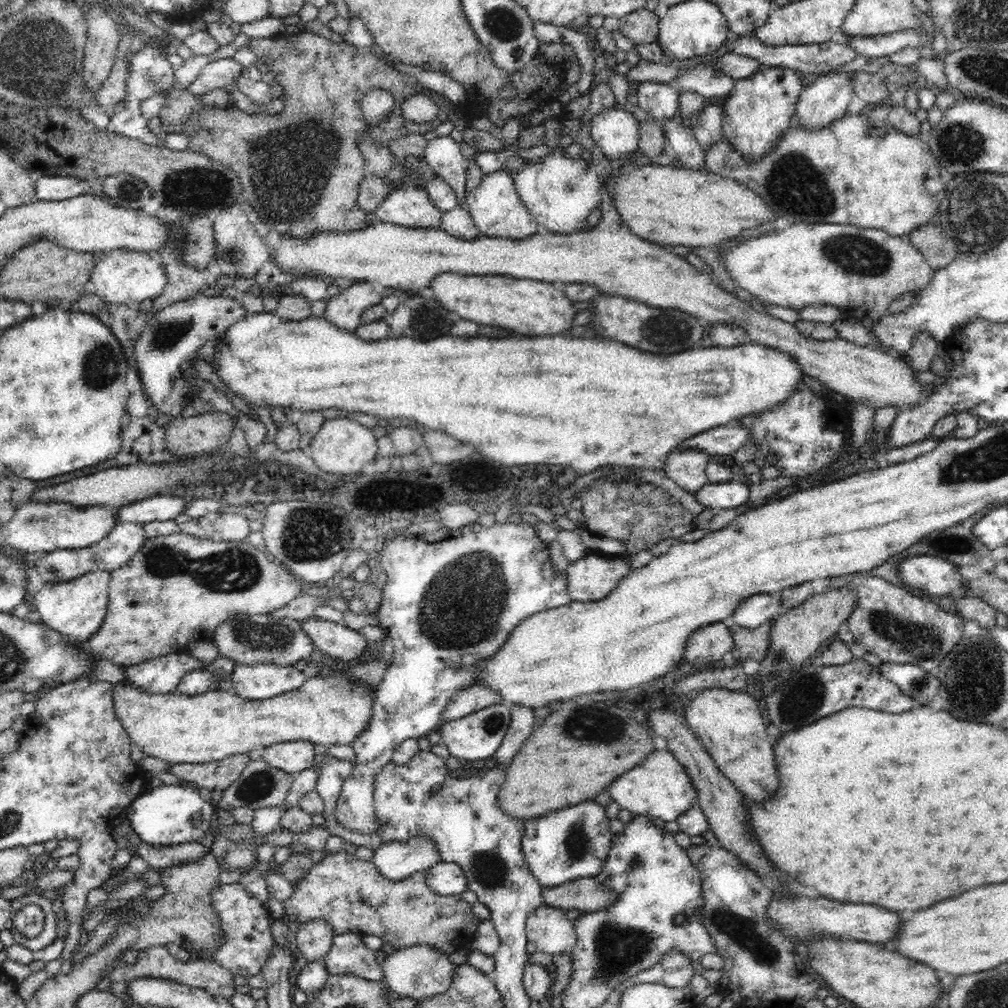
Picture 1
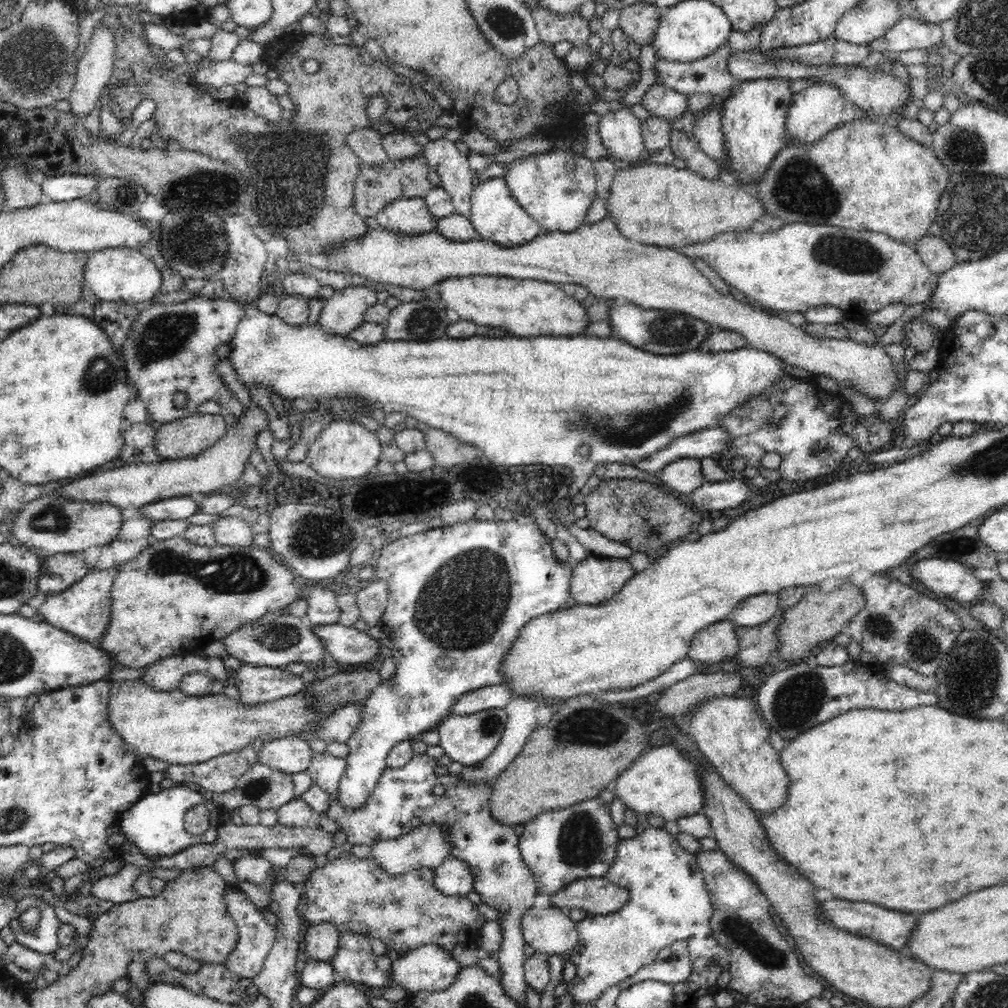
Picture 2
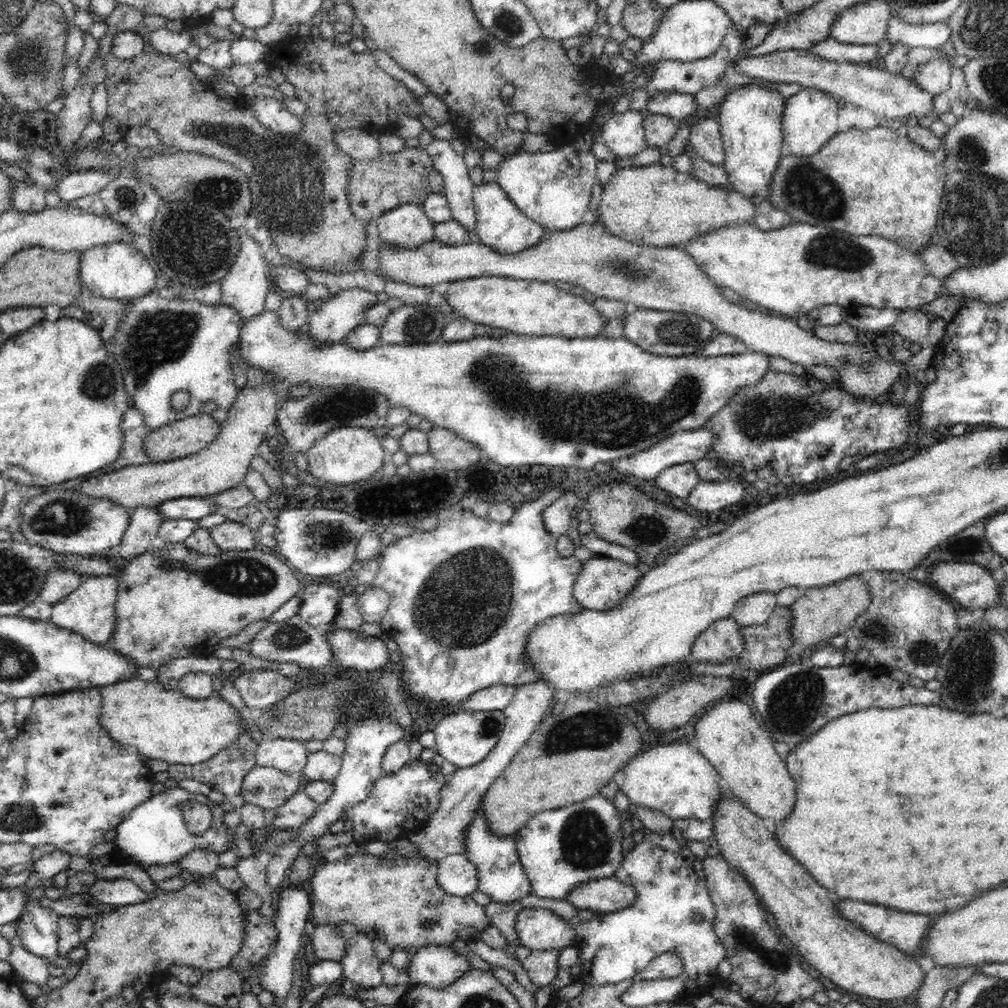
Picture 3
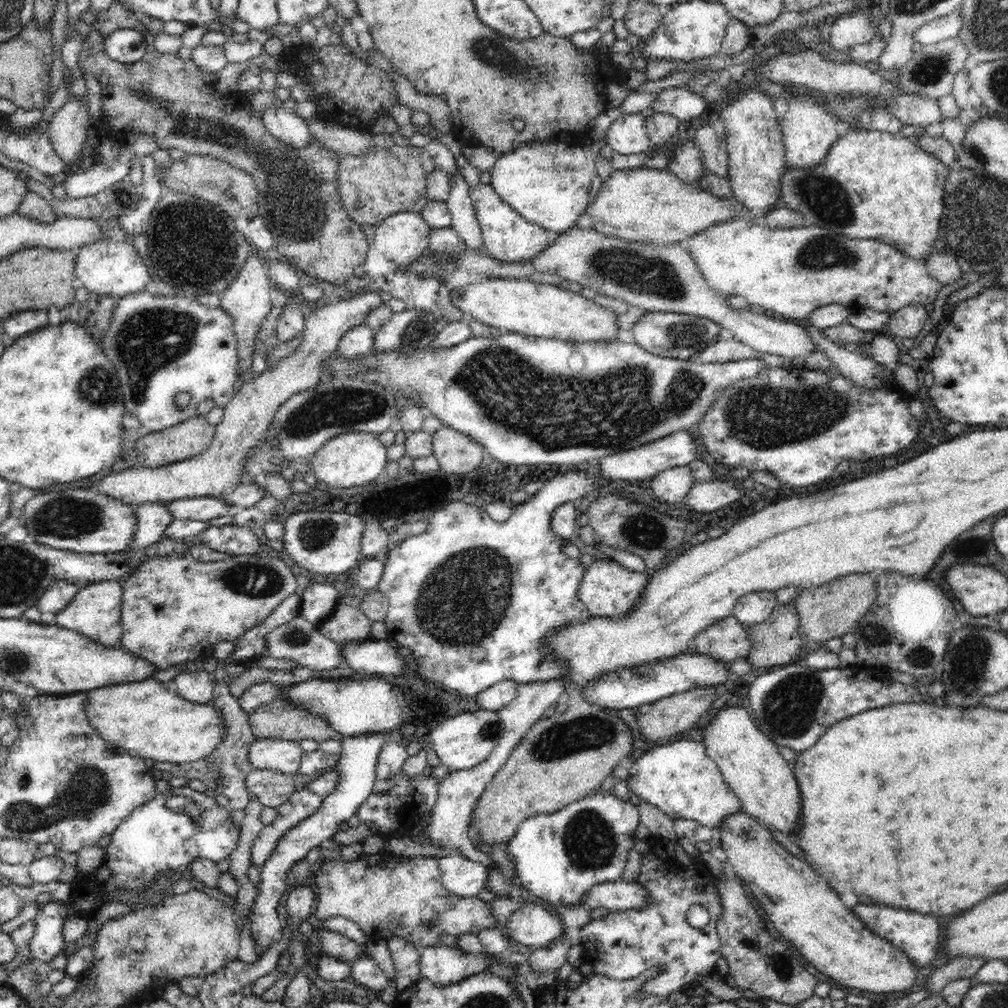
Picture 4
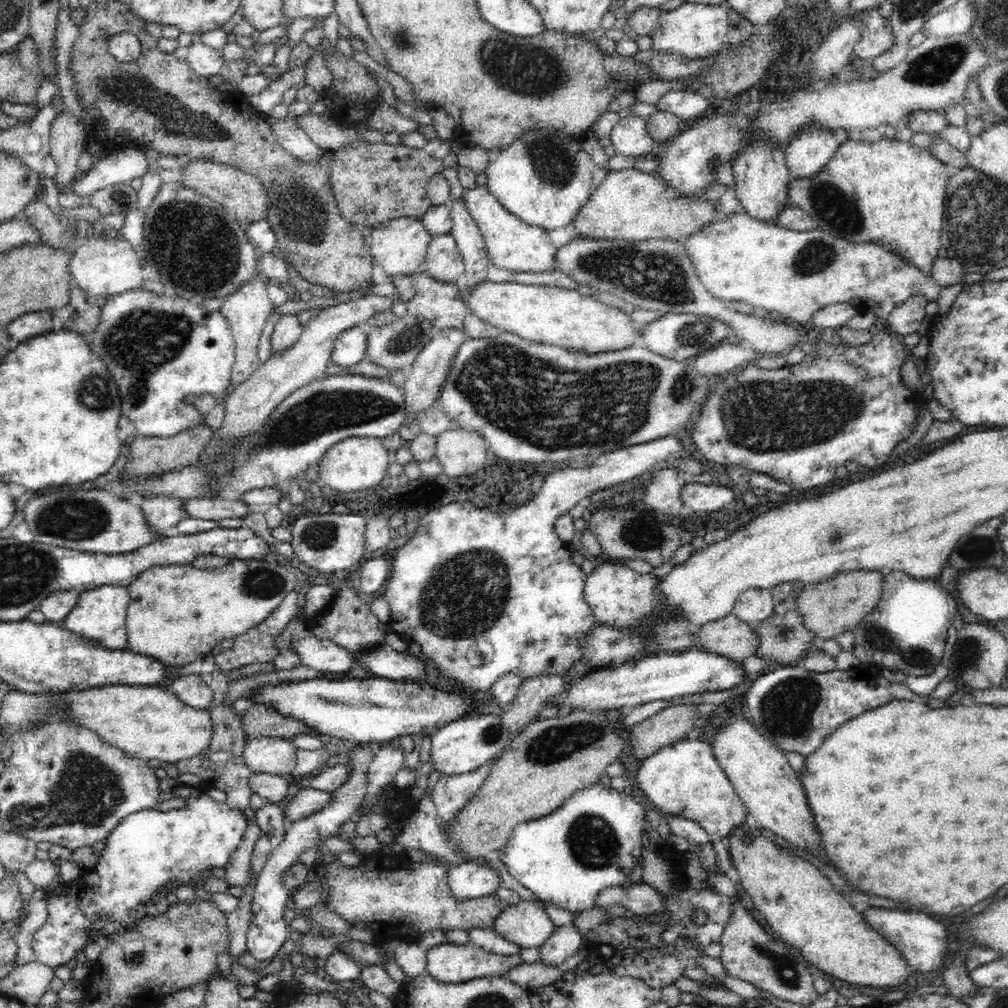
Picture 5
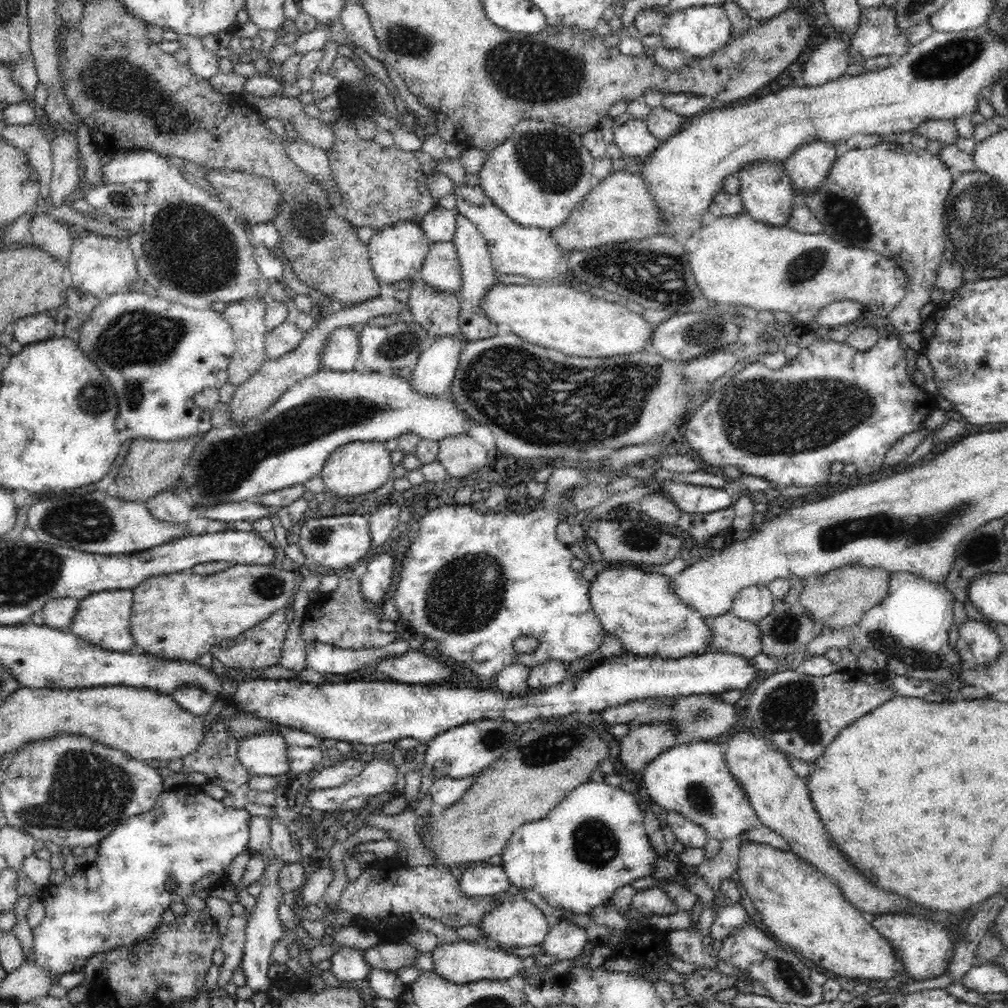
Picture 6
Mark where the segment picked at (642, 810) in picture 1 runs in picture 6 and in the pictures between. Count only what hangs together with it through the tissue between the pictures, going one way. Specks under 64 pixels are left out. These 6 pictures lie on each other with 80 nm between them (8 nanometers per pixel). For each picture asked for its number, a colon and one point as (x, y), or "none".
2: (664, 782)
3: (675, 779)
4: (679, 778)
5: (684, 779)
6: (692, 779)

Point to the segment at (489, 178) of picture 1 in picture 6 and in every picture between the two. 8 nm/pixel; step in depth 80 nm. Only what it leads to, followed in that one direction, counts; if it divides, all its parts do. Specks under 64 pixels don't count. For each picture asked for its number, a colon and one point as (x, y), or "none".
2: (496, 215)
3: (499, 224)
4: (507, 236)
5: (510, 244)
6: (516, 250)

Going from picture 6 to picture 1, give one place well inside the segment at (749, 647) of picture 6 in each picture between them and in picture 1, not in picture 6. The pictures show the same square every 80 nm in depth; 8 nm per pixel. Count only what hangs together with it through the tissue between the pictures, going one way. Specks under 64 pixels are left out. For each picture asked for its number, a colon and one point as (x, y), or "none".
1: (705, 647)
2: (718, 642)
3: (722, 641)
4: (727, 639)
5: (730, 637)

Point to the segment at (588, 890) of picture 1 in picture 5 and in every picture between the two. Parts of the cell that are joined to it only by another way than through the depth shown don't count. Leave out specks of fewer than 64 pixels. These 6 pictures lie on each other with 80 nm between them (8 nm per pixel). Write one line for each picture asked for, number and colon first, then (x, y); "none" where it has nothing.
2: (596, 895)
3: (608, 895)
4: (620, 895)
5: (639, 898)

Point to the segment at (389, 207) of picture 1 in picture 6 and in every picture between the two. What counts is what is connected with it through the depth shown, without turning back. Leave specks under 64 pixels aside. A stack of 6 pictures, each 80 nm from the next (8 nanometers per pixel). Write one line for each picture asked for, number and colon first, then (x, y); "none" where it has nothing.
2: (411, 216)
3: (407, 226)
4: (402, 238)
5: (401, 244)
6: (397, 252)

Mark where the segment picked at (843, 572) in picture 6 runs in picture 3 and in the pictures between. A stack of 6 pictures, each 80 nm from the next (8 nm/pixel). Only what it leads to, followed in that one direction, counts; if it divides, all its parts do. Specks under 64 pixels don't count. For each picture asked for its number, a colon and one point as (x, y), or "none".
3: (821, 613)
4: (832, 609)
5: (836, 605)

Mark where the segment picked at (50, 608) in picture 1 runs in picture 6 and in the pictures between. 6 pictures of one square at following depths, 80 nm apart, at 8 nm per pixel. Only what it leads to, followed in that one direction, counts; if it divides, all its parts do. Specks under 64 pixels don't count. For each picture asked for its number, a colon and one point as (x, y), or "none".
2: (84, 610)
3: (89, 610)
4: (95, 612)
5: (99, 614)
6: (102, 618)

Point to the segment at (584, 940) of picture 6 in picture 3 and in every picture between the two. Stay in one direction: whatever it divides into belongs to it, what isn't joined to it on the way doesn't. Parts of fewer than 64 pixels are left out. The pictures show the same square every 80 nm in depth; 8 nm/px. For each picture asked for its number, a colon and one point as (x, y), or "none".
3: (541, 966)
4: (550, 959)
5: (564, 943)

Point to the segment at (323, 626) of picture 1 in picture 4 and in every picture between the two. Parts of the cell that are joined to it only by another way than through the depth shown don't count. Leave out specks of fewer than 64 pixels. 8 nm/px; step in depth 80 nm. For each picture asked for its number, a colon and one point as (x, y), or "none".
2: (347, 645)
3: (354, 649)
4: (375, 657)

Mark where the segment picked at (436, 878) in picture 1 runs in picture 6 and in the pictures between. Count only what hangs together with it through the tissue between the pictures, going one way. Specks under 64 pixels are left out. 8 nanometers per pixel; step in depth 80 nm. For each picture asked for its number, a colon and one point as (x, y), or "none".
2: (452, 877)
3: (456, 874)
4: (465, 878)
5: (467, 880)
6: (479, 880)

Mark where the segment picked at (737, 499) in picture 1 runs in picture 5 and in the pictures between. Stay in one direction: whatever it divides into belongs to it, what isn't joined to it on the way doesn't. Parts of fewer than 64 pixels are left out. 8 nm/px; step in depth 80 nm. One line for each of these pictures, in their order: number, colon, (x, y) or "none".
2: (710, 496)
3: (708, 496)
4: (707, 496)
5: (696, 497)

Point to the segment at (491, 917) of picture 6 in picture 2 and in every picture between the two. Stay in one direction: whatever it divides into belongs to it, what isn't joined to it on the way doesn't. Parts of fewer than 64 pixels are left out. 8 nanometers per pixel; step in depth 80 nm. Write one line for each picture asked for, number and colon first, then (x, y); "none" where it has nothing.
2: (550, 931)
3: (539, 929)
4: (532, 926)
5: (525, 924)

